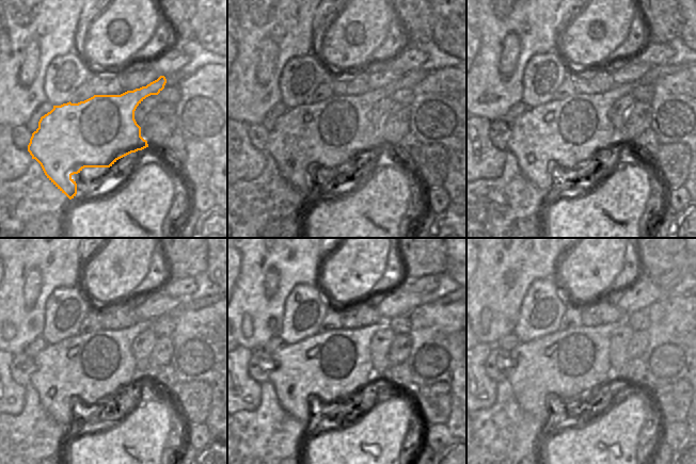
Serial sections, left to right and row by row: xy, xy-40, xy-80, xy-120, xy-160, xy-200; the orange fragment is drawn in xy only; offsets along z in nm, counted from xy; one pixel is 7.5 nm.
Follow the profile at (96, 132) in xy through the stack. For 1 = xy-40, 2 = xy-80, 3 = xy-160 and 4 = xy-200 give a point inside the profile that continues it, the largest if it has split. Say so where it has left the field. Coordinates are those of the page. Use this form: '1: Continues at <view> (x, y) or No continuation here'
1: Continues at xy-40 (329, 134)
2: Continues at xy-80 (566, 133)
3: Continues at xy-160 (329, 367)
4: Continues at xy-200 (569, 365)

